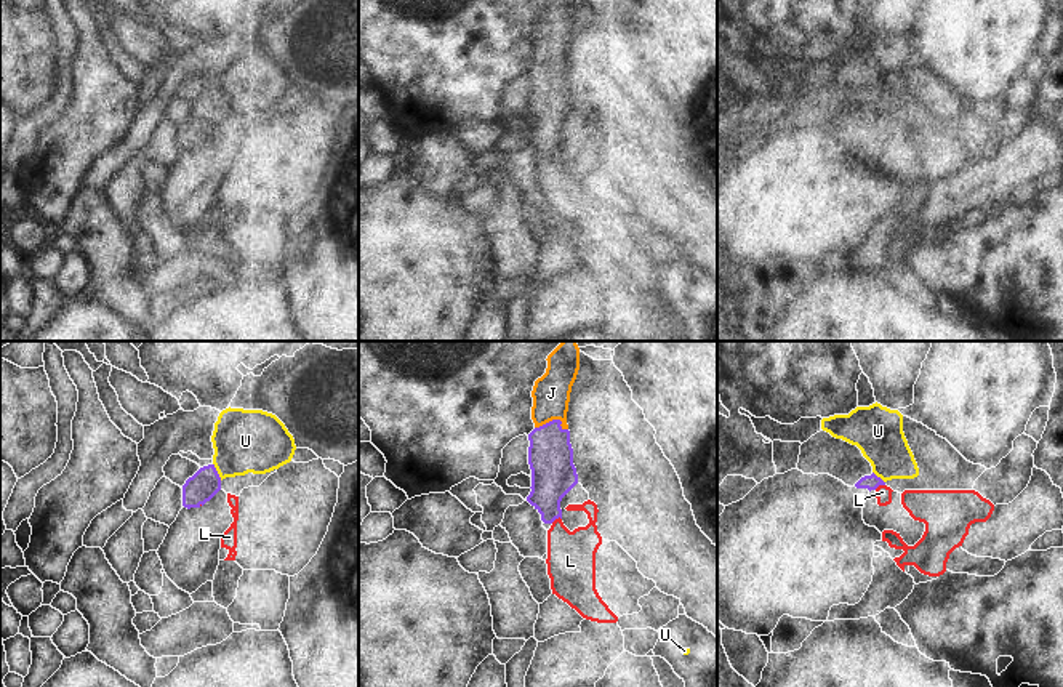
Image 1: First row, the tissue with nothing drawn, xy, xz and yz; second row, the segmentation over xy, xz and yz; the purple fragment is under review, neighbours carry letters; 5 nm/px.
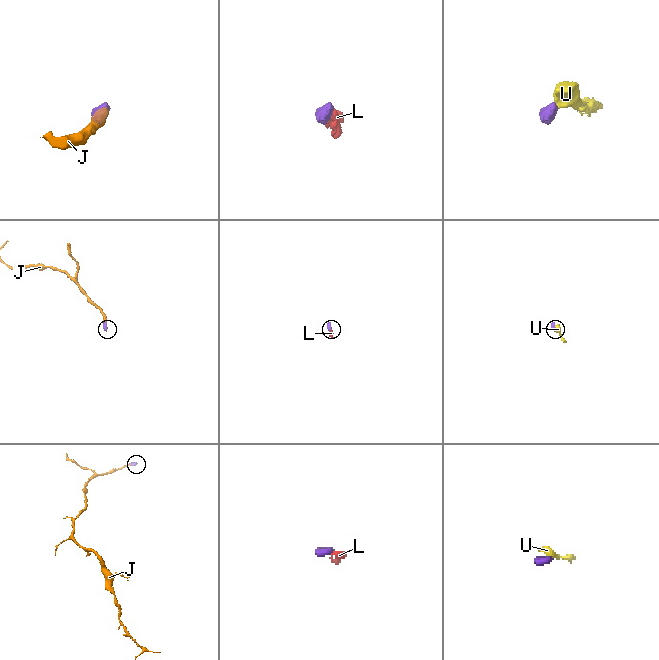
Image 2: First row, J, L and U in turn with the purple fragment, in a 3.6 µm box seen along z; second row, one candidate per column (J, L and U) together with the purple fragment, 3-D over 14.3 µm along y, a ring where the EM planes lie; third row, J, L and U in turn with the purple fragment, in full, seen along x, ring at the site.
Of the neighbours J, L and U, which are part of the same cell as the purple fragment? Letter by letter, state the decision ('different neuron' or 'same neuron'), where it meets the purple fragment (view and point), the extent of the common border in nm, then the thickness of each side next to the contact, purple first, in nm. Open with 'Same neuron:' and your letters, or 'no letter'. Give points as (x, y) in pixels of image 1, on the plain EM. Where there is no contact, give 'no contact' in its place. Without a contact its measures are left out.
Same neuron: J, L
J: same neuron; meets purple in xz at (553, 61); contact 170 nm long; 220 nm thick on the purple side, 190 nm on the other
L: same neuron; meets purple in xz at (556, 159); contact 60 nm long; 220 nm thick on the purple side, 240 nm on the other
U: different neuron; meets purple in xy at (216, 112); contact 100 nm long; 150 nm thick on the purple side, 320 nm on the other

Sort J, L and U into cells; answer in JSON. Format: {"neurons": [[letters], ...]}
{"neurons": [["J", "L"], ["U"]]}

